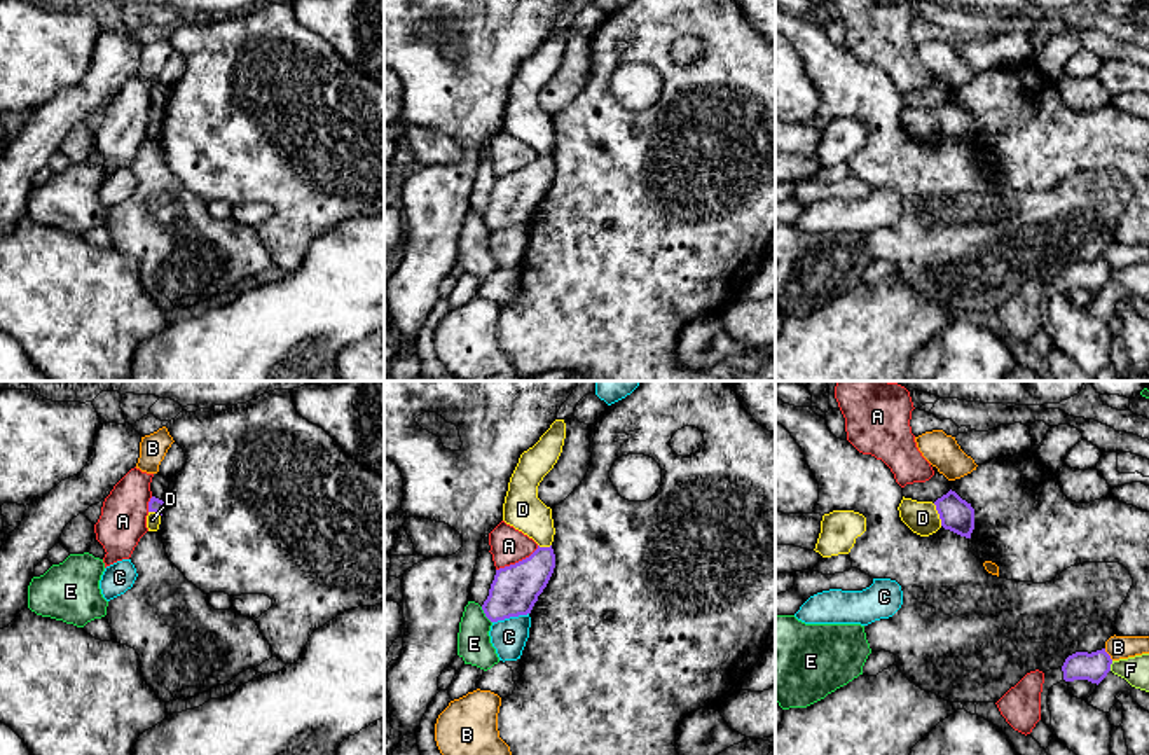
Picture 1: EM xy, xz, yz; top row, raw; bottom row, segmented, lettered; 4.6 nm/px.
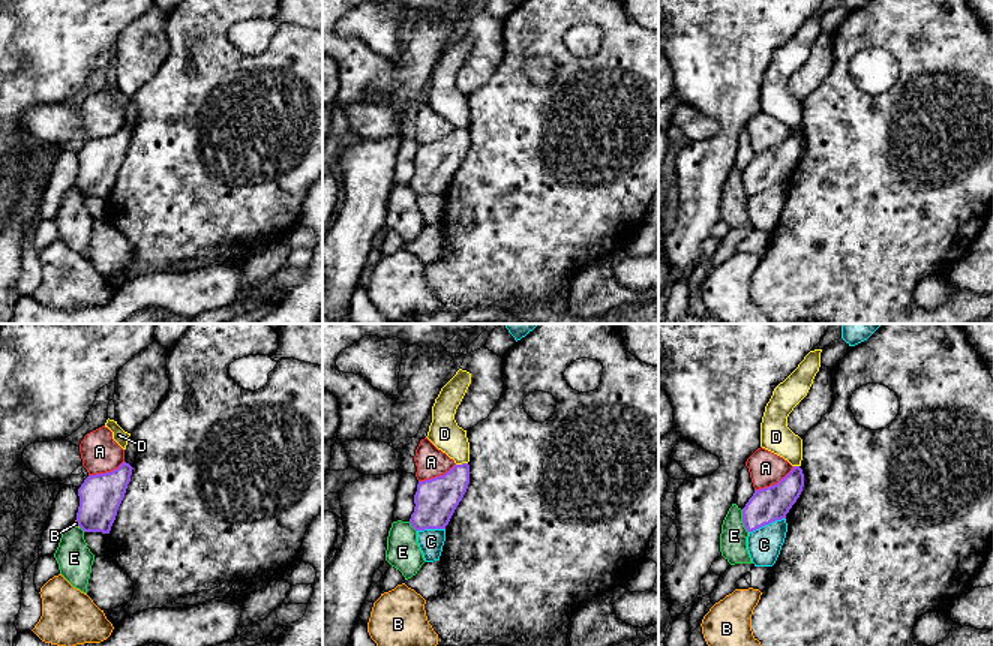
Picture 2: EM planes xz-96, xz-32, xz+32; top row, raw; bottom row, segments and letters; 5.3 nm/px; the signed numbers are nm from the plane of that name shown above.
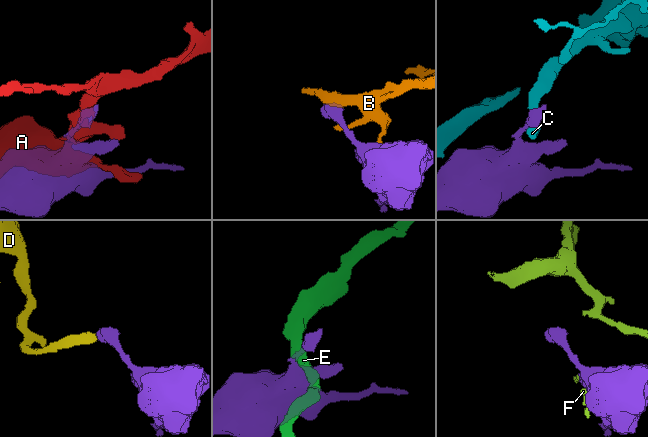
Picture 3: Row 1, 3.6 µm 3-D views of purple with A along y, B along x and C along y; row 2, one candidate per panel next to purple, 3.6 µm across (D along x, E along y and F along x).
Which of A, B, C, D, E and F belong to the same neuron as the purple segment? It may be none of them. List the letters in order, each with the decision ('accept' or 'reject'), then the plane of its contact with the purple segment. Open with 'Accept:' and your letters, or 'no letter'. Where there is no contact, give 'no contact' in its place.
Accept: D
A: reject; meets purple in xz
B: reject; meets purple in yz
C: reject; meets purple in xz
D: accept; meets purple in yz
E: reject; meets purple in xz
F: reject; meets purple in yz

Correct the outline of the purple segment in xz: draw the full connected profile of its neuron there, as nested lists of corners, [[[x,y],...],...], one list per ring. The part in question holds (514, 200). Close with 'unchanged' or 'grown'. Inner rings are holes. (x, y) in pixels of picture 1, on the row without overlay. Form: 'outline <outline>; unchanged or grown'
outline [[[555,28],[540,49],[524,59],[510,86],[503,112],[503,129],[538,152],[526,168],[496,178],[489,204],[482,213],[491,231],[531,222],[554,177],[555,136],[552,117],[538,107],[538,94],[557,72],[566,47],[564,28]]]; grown

